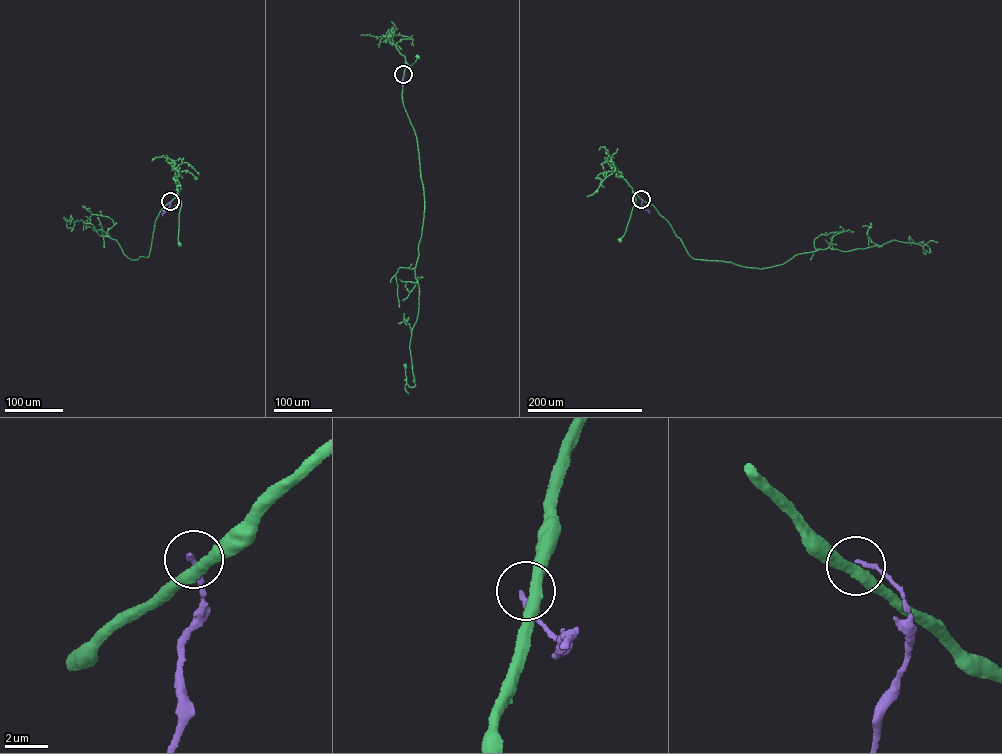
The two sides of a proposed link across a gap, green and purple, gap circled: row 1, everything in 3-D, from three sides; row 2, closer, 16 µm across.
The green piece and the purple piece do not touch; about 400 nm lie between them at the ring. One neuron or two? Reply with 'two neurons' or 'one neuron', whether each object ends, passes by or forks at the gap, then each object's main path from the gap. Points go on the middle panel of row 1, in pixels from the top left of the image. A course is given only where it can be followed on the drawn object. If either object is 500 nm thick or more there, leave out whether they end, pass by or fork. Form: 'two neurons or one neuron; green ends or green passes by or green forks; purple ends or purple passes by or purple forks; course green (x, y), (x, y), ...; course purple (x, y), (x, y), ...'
two neurons; green passes by; purple ends; course green (403, 74), (406, 62), (412, 66), (418, 56); course purple (403, 74), (403, 86)

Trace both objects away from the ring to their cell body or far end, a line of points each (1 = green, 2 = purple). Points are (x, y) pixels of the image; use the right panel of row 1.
1: (641, 199), (632, 192), (636, 201), (620, 240)
2: (641, 198), (649, 213)

